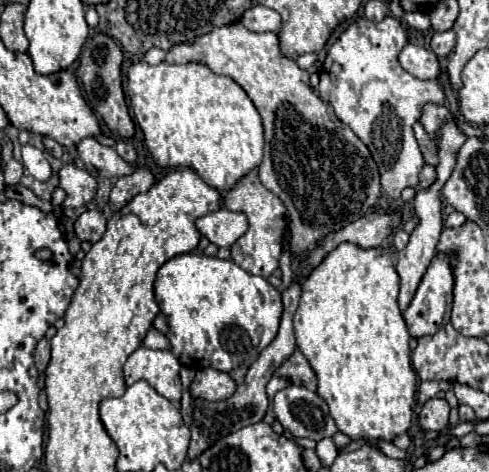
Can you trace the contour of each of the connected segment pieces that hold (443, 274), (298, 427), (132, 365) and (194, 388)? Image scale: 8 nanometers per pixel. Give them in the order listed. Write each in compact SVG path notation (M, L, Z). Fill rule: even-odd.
M439 252L427 272L421 278L421 284L411 300L411 304L407 306L407 310L403 312L403 320L407 324L407 330L413 338L421 338L421 336L431 336L439 330L444 322L449 319L450 310L453 304L453 286L455 286L455 274L453 274L453 264L451 264L453 252Z
M287 386L273 396L273 412L281 426L295 438L323 440L337 432L327 404L305 386Z
M137 348L125 362L123 374L127 386L137 380L147 380L161 396L171 402L181 400L181 380L179 380L179 360L169 350Z
M205 368L199 370L189 386L191 398L201 400L227 400L235 392L235 382L227 372Z

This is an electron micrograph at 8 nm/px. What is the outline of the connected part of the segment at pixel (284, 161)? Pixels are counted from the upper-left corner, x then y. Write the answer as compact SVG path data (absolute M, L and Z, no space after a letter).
M241 22L215 26L211 32L197 36L193 40L175 44L167 50L167 62L171 64L187 64L201 62L209 66L215 74L233 78L251 98L257 112L263 118L265 126L265 156L259 166L261 184L277 194L289 214L289 230L291 230L291 252L297 256L313 246L317 240L325 238L331 232L345 228L347 224L359 220L369 214L375 206L381 186L377 166L361 140L351 132L349 126L341 124L327 102L319 98L319 94L309 86L309 74L301 70L295 60L281 56L279 38L275 32L251 32Z

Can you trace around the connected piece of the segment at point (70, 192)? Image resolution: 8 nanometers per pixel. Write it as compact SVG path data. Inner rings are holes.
M68 163L59 170L59 188L67 192L67 198L63 200L61 210L81 208L93 200L97 192L97 180L87 170Z

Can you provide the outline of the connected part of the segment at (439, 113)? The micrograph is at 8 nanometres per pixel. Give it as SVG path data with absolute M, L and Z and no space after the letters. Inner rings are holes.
M429 102L429 104L423 106L423 112L421 112L421 120L419 120L419 122L425 126L427 134L433 138L433 136L435 136L435 130L441 126L441 122L443 122L447 116L449 116L449 110L447 110L445 106Z

